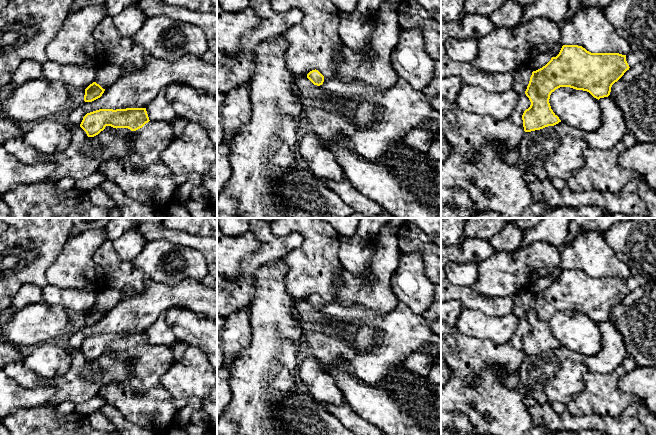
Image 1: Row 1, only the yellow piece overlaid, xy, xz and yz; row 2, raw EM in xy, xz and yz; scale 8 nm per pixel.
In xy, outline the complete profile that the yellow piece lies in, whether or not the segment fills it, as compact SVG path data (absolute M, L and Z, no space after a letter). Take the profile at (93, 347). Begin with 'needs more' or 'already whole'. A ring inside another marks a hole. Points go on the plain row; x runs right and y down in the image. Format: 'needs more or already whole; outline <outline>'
needs more; outline M146 332L99 333L87 337L80 348L88 361L94 361L111 350L131 363L133 374L120 383L103 386L99 394L106 404L118 409L122 416L133 424L145 428L154 435L169 435L170 426L176 422L178 409L172 395L160 379L174 363L171 347L150 345Z

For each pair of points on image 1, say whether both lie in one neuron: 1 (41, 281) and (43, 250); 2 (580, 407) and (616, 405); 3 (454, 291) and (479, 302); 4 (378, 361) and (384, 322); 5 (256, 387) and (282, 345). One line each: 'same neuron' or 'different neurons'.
1: same neuron
2: same neuron
3: same neuron
4: same neuron
5: same neuron

